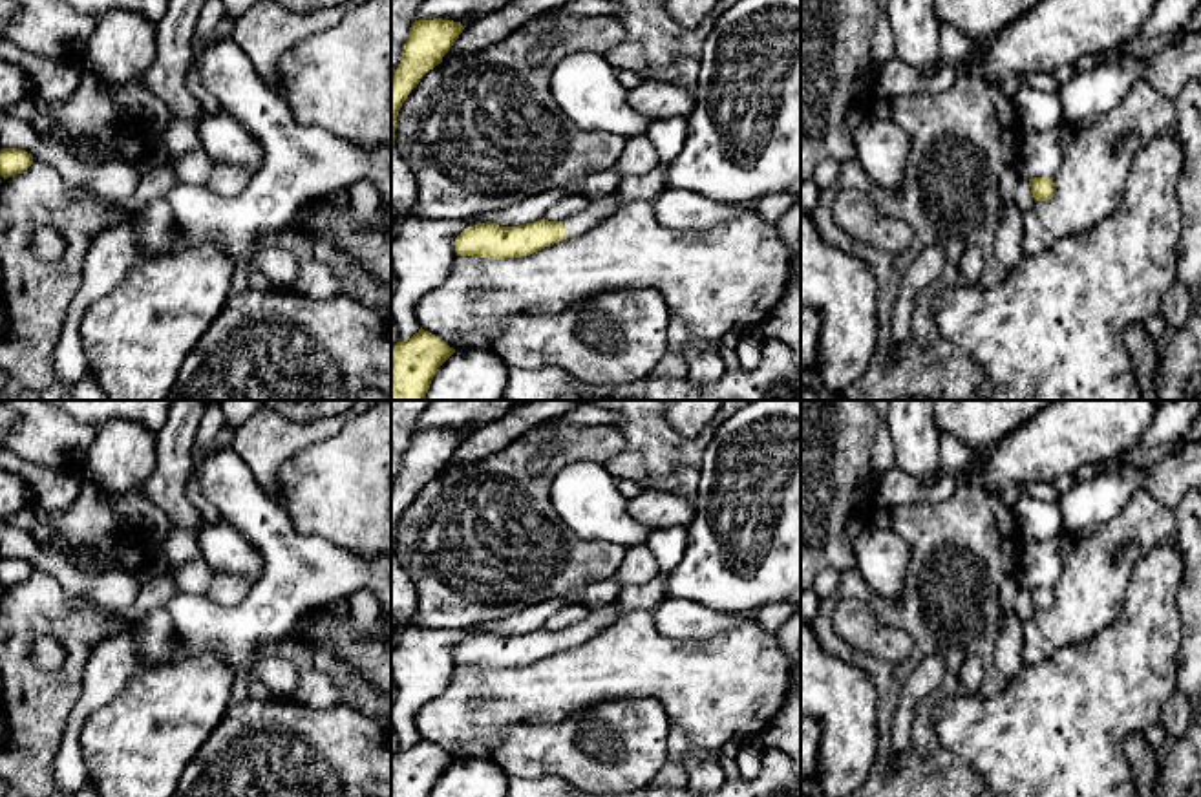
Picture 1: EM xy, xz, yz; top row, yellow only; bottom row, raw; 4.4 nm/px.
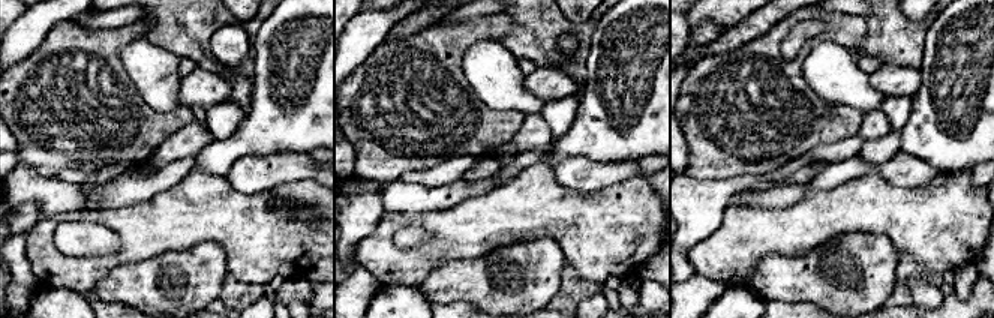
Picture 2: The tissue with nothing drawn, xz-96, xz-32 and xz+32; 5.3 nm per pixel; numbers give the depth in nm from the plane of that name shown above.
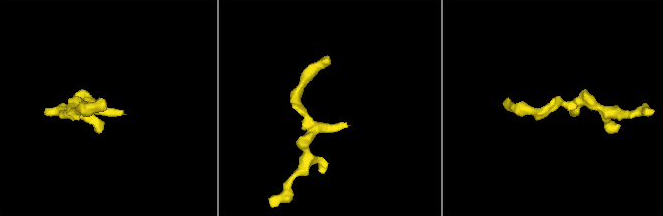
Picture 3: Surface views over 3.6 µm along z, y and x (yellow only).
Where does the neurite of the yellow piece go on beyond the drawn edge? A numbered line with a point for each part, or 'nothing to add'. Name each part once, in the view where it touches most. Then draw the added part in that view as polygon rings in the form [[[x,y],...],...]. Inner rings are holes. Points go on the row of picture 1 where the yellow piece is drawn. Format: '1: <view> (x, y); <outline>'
1: xz (596, 211); [[[614,194],[603,197],[589,199],[587,205],[567,216],[563,225],[569,236],[578,236],[605,221],[609,216],[616,214],[625,203],[620,201]]]

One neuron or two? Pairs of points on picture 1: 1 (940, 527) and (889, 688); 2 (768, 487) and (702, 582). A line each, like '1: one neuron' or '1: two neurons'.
1: one neuron
2: one neuron

